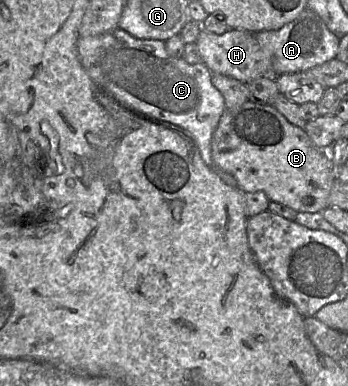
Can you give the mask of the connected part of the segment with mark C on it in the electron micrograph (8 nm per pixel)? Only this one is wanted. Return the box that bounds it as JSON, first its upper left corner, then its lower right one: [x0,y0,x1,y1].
[79,28,225,166]

